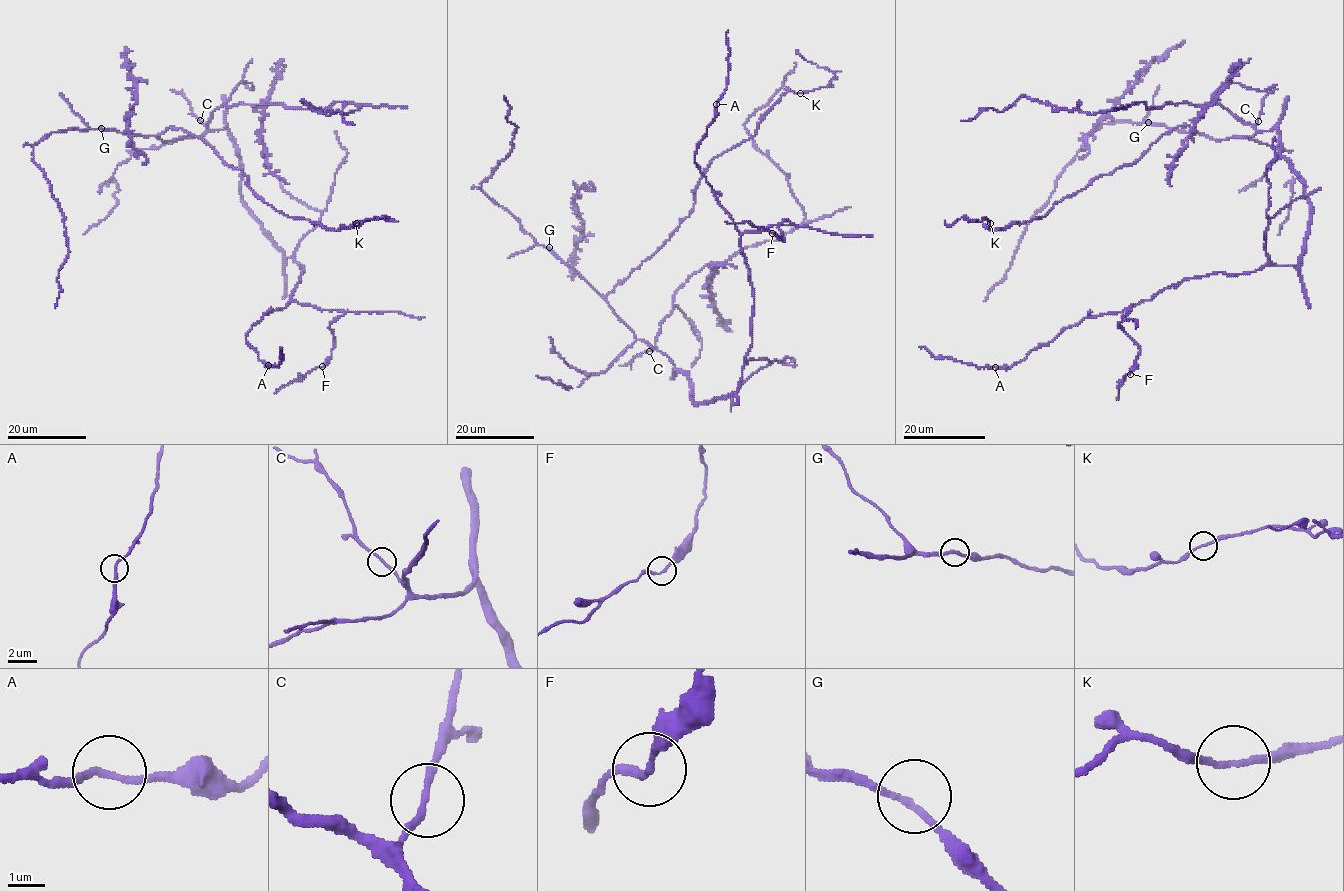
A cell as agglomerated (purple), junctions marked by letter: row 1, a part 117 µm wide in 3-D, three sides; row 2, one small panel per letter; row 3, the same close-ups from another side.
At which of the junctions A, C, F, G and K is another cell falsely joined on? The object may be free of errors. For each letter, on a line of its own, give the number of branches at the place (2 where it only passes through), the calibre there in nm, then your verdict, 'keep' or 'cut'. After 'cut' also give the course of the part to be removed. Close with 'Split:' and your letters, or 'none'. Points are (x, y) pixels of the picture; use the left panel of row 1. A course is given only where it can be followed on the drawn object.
A: 2 branches meet; 180 nm thick; keep
C: 2 branches meet; 170 nm thick; keep
F: 2 branches meet; 170 nm thick; keep
G: 2 branches meet; 180 nm thick; keep
K: 2 branches meet; 160 nm thick; keep
Split: none

